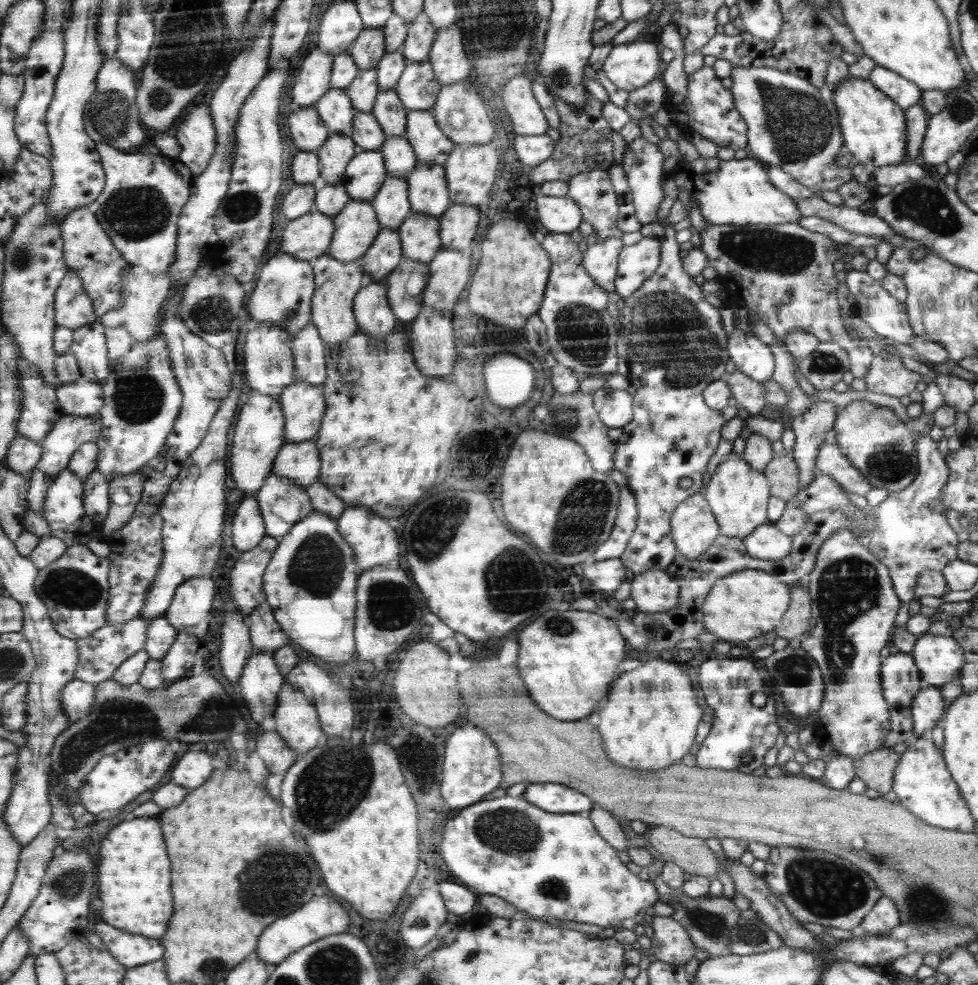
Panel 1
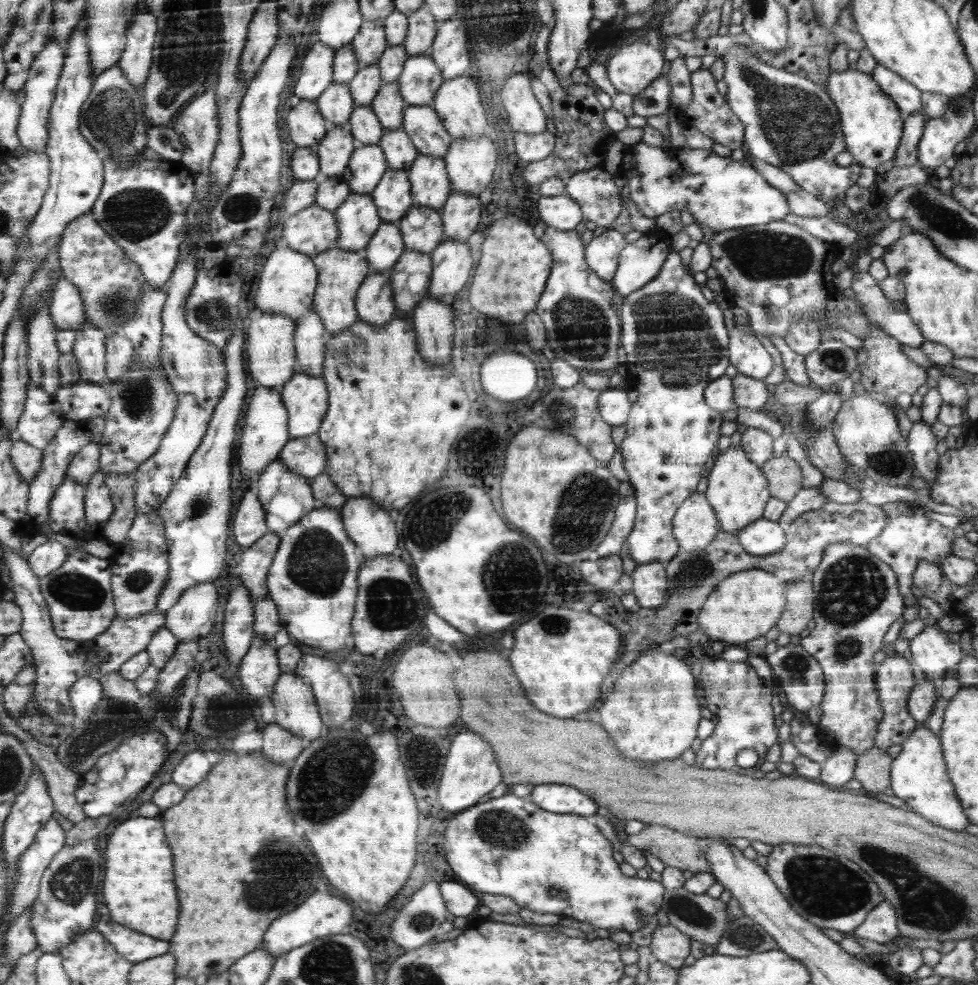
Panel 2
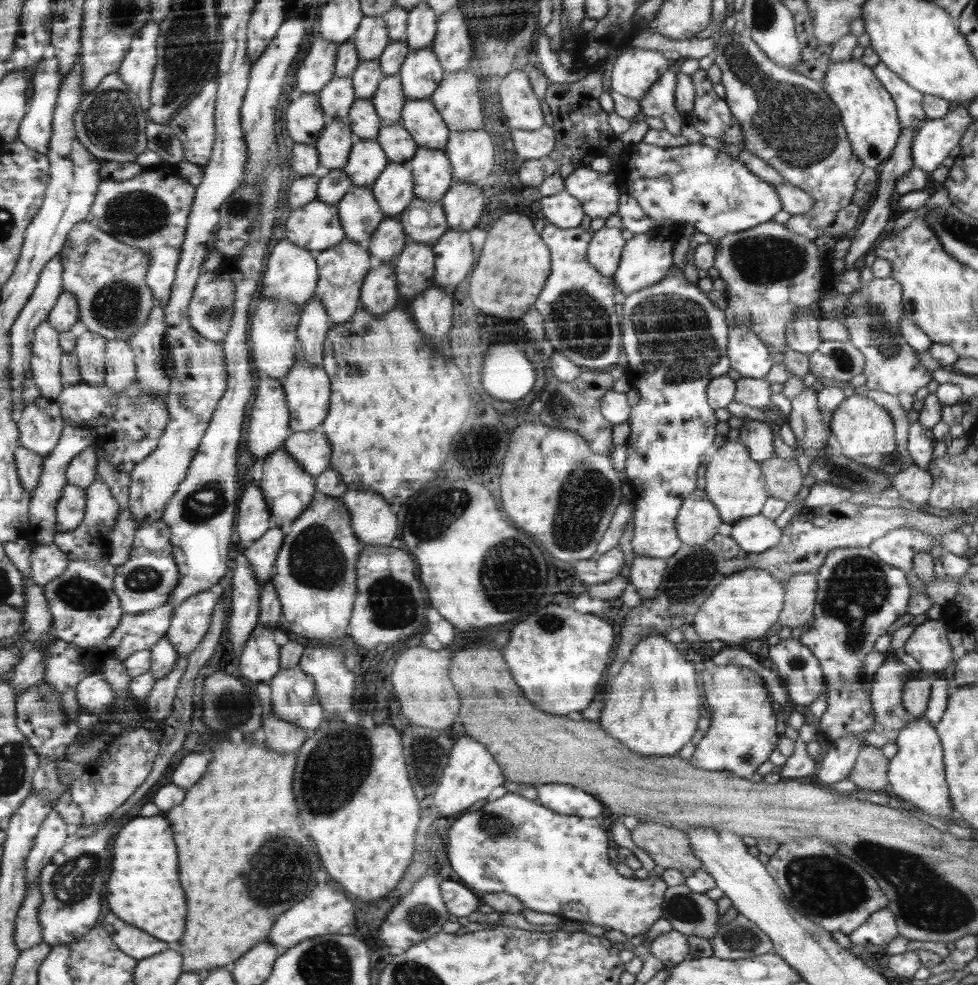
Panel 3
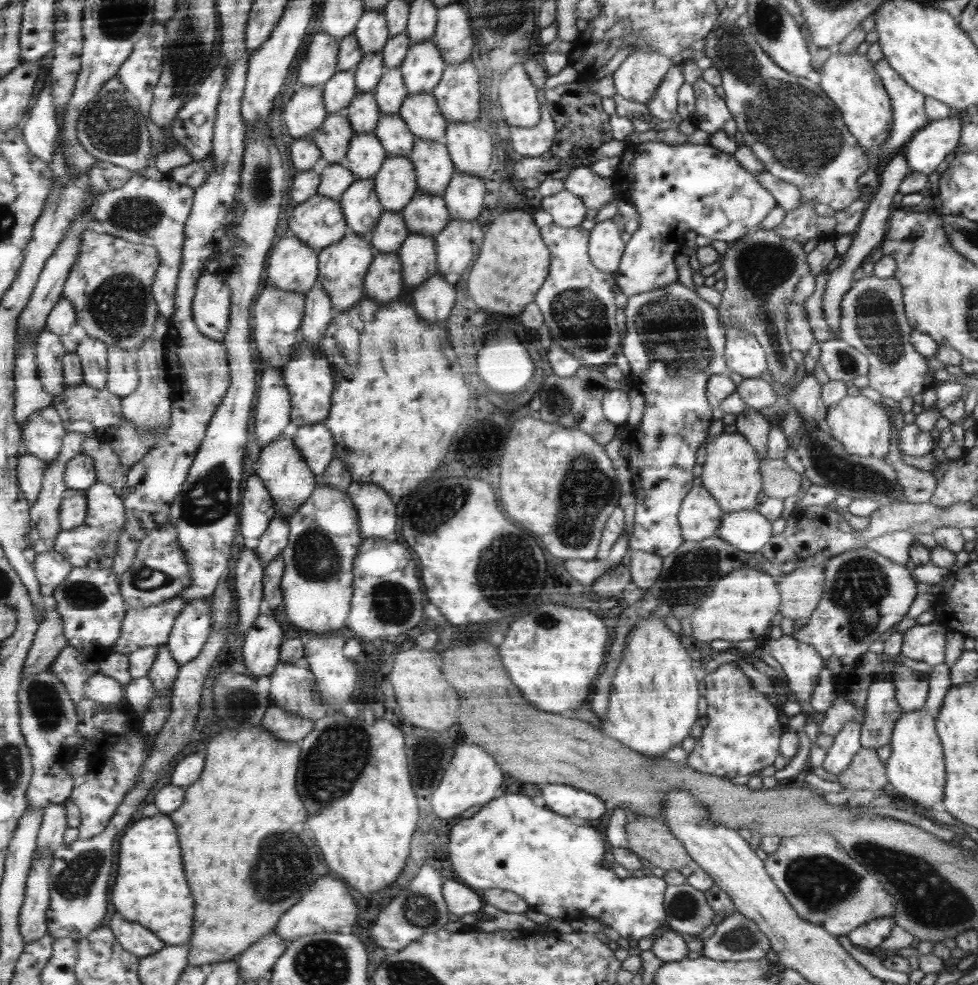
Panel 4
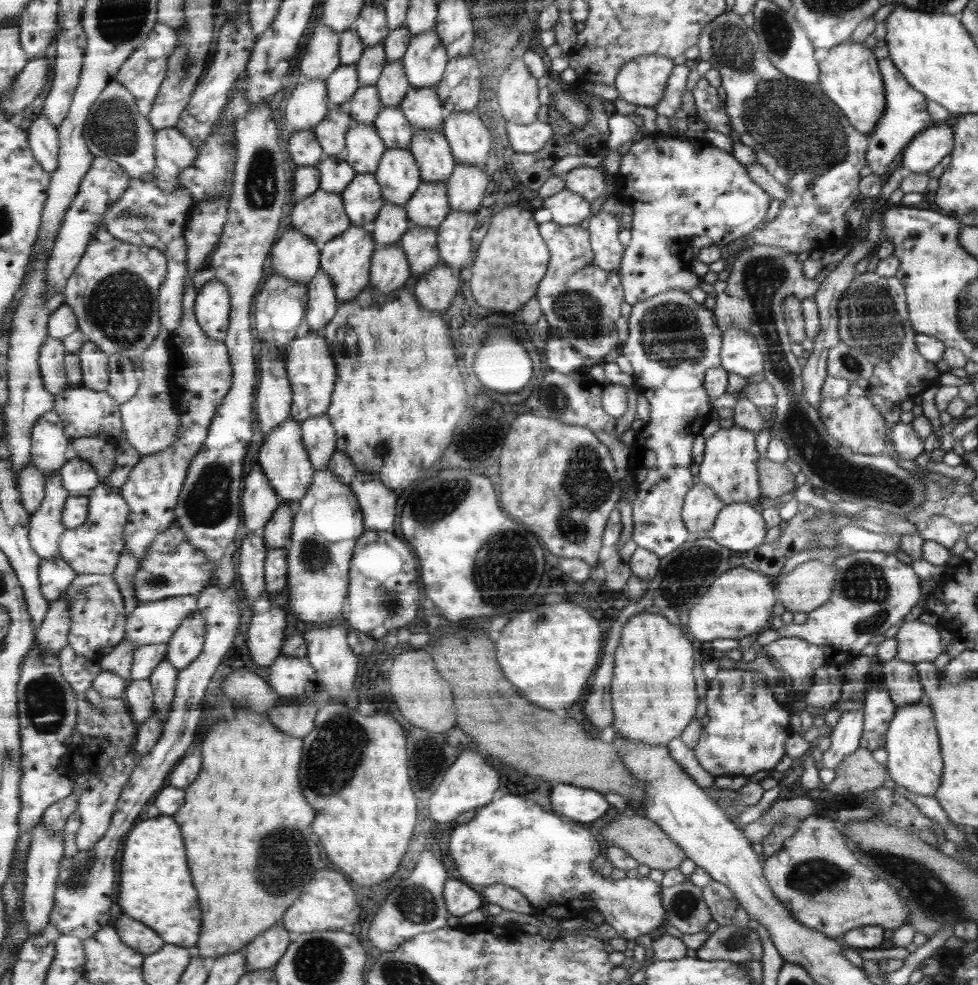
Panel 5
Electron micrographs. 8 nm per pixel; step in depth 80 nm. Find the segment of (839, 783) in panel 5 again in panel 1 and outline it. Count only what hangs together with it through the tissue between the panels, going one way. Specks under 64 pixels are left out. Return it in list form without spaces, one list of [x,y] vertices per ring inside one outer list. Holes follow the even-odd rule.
[[[880,748],[874,752],[865,754],[856,762],[856,774],[866,785],[866,789],[872,789],[881,796],[892,791],[894,785],[894,769],[900,760],[893,748]]]

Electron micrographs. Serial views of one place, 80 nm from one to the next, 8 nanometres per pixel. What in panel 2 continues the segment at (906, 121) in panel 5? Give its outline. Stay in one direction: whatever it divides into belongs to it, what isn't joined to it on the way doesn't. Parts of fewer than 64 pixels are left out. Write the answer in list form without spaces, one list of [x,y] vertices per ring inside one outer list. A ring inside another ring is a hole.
[[[880,64],[876,65],[871,74],[882,89],[895,99],[904,120],[912,113],[922,111],[923,91],[915,83],[908,82],[903,76],[896,74],[896,71]]]

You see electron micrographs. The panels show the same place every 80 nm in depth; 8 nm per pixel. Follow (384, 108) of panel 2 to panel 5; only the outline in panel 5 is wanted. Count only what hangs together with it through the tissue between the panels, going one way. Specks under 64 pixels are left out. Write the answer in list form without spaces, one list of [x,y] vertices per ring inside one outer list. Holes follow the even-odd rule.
[[[402,60],[388,62],[375,85],[379,89],[379,99],[383,106],[399,106],[412,87]]]

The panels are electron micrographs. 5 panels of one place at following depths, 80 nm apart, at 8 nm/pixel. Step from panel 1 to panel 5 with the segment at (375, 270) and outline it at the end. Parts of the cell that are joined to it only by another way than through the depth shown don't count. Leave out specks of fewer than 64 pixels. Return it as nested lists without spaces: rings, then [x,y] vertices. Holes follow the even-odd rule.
[[[385,203],[379,217],[372,224],[376,245],[392,245],[400,242],[410,225],[407,208],[404,205]]]

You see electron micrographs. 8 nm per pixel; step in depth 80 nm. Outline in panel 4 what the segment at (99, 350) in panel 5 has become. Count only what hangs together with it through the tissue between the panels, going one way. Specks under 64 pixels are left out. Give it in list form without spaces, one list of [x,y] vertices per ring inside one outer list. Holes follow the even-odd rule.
[[[87,336],[81,342],[77,353],[82,357],[85,382],[90,386],[104,389],[109,385],[109,346],[107,342]]]

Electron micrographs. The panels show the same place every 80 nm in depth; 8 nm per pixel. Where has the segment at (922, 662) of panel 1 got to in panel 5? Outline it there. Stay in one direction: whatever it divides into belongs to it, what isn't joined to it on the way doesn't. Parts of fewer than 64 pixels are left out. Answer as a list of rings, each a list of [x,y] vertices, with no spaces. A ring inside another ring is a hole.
[[[915,618],[905,619],[894,637],[897,644],[896,658],[912,664],[925,661],[932,664],[942,653],[942,639],[940,639],[940,636],[941,632],[938,632],[934,625],[922,624],[921,621]]]

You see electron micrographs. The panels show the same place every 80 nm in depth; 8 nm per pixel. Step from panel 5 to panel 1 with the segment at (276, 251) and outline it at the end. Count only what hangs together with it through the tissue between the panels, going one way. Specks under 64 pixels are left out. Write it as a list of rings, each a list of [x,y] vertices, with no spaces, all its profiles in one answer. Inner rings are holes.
[[[279,252],[263,265],[257,274],[252,298],[248,301],[251,323],[272,323],[285,330],[290,336],[301,332],[311,322],[311,298],[316,288],[311,262],[300,260],[286,252]]]

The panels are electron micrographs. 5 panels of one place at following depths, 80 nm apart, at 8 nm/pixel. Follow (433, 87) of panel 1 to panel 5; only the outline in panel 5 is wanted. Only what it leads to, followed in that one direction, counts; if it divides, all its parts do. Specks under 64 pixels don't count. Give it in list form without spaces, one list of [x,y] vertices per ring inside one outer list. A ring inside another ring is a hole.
[[[435,29],[412,36],[403,57],[411,86],[435,86],[443,80],[450,59]]]

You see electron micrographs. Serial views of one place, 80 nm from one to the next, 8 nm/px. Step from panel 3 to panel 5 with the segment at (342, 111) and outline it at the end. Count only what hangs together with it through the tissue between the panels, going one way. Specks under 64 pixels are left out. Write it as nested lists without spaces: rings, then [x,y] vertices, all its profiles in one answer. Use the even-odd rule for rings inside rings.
[[[355,64],[340,65],[326,81],[327,102],[330,104],[330,108],[345,104],[361,87],[358,67]]]

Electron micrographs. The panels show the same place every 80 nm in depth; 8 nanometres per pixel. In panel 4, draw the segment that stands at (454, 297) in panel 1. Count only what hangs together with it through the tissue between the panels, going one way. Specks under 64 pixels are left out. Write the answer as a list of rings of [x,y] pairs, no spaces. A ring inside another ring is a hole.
[[[450,220],[446,228],[435,236],[438,244],[438,271],[451,284],[456,284],[472,262],[472,226],[474,222],[470,220]]]

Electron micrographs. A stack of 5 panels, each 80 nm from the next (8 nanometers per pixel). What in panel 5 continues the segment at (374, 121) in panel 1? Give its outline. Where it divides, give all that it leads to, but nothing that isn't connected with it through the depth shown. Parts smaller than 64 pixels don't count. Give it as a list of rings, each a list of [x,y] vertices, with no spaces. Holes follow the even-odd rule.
[[[375,84],[361,85],[348,101],[348,110],[354,120],[373,124],[381,112],[383,103],[379,99],[379,89]]]

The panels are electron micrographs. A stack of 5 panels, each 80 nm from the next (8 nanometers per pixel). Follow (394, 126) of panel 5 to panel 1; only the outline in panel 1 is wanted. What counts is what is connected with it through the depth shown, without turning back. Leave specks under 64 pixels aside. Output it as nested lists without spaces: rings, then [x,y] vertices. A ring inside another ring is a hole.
[[[388,136],[380,151],[386,159],[388,176],[407,179],[418,163],[415,149],[405,136]]]

